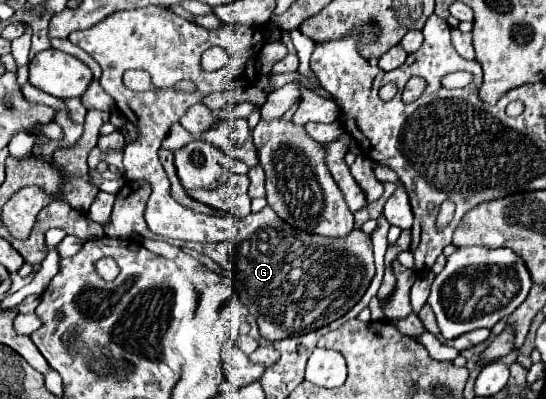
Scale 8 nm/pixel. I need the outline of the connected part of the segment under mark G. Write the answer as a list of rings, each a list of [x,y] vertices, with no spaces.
[[[265,206],[261,212],[250,213],[246,219],[223,211],[222,216],[231,216],[235,220],[235,236],[227,242],[203,244],[201,252],[213,258],[221,268],[233,272],[235,286],[239,286],[237,294],[257,320],[259,332],[265,340],[281,340],[313,332],[345,316],[361,300],[371,278],[375,276],[371,240],[361,230],[353,230],[345,238],[323,238],[289,226],[271,210],[271,206]]]

